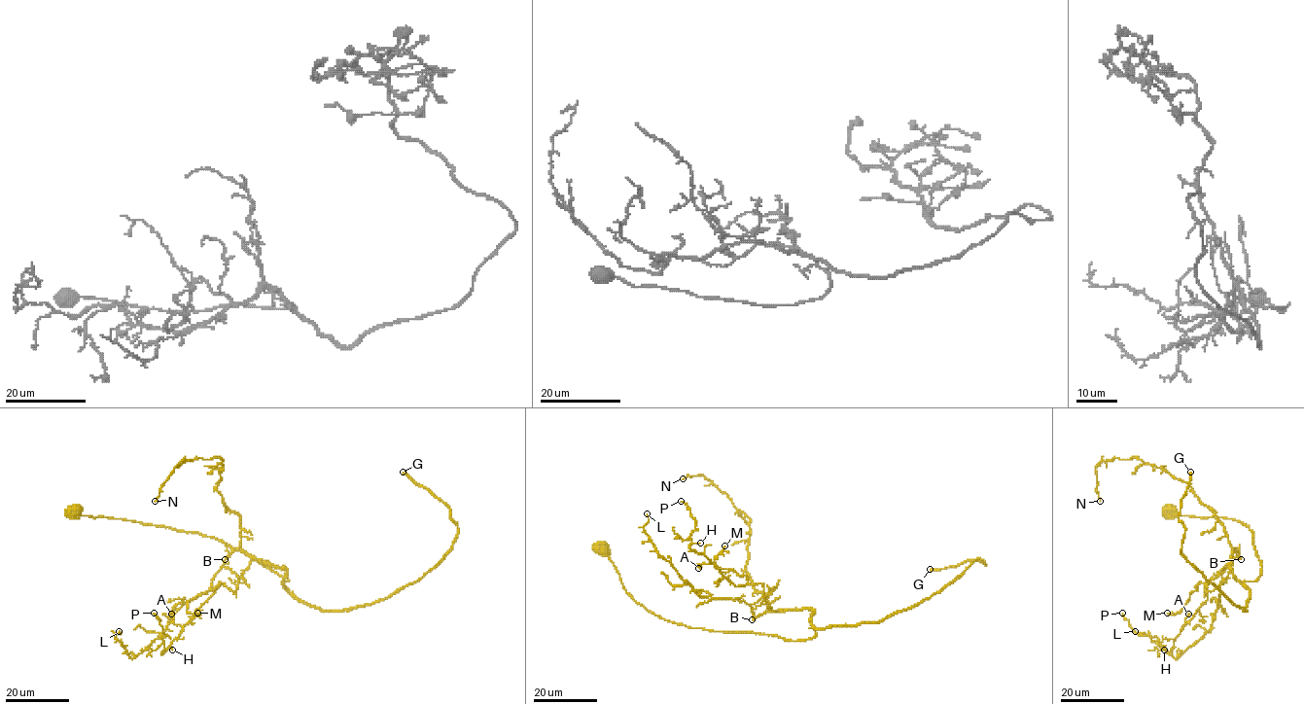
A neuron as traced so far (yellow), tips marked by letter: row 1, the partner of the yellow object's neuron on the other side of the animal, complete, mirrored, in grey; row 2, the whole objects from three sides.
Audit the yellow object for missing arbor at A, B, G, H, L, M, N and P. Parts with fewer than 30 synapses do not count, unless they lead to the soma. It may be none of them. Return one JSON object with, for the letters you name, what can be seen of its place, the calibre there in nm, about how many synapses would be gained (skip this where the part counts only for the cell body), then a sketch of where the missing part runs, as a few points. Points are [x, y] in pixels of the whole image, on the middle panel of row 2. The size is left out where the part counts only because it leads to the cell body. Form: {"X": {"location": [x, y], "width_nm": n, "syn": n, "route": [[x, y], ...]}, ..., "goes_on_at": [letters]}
{"B": {"location": [752, 619], "width_nm": 340, "syn": 100, "route": [[752, 619], [697, 641], [683, 632], [658, 632], [644, 621], [608, 534]]}, "G": {"location": [930, 569], "width_nm": 300, "syn": 300, "route": [[930, 569], [874, 563], [866, 549], [881, 545], [880, 536], [850, 500], [916, 487]]}, "goes_on_at": ["B", "G"]}

